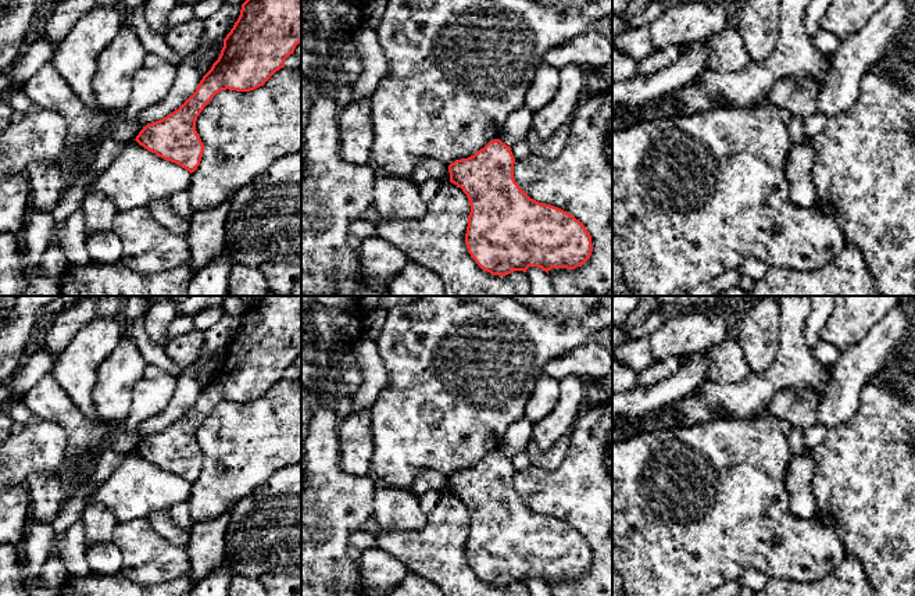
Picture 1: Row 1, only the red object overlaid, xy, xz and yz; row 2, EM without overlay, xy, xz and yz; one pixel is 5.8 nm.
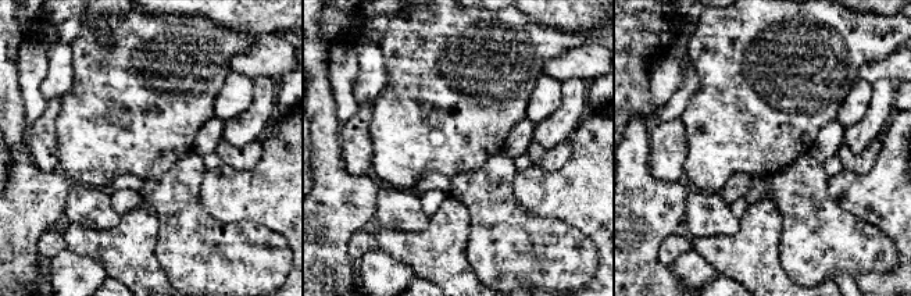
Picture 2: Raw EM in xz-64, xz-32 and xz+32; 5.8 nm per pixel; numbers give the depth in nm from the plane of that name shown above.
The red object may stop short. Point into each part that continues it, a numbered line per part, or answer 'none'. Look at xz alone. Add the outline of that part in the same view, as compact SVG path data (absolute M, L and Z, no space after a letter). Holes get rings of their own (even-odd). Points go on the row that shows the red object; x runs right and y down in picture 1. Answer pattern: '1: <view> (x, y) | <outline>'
none

